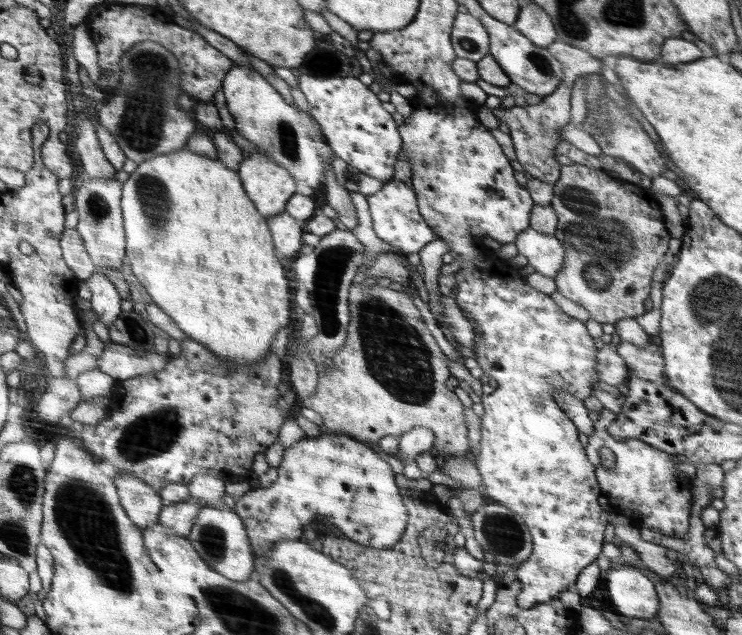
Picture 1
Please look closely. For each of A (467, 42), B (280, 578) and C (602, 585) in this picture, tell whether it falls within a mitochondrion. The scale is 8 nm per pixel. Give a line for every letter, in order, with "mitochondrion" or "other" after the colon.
A: mitochondrion
B: mitochondrion
C: other

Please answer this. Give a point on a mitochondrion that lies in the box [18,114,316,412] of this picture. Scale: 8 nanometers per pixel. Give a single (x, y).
(153, 195)

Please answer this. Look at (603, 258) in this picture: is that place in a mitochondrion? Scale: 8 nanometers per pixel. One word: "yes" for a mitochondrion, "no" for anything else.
yes

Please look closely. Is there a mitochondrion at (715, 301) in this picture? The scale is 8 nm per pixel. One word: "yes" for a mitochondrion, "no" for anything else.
yes

